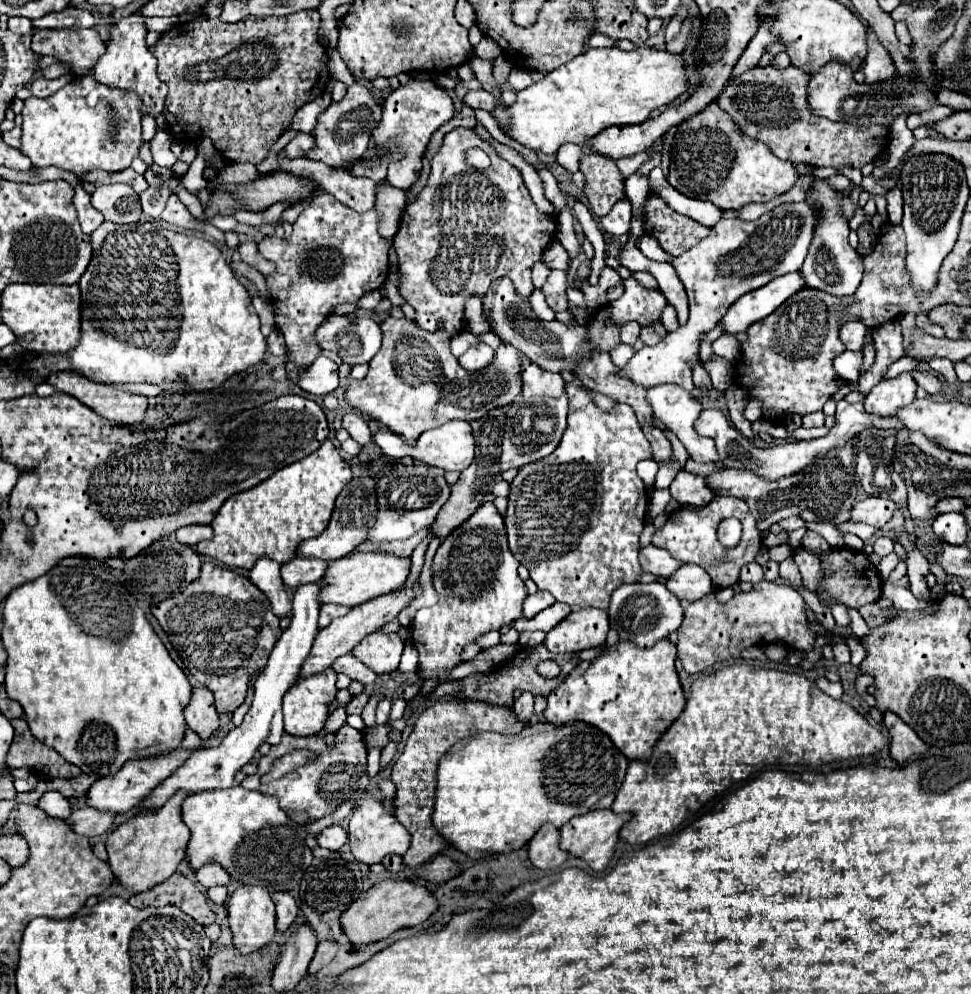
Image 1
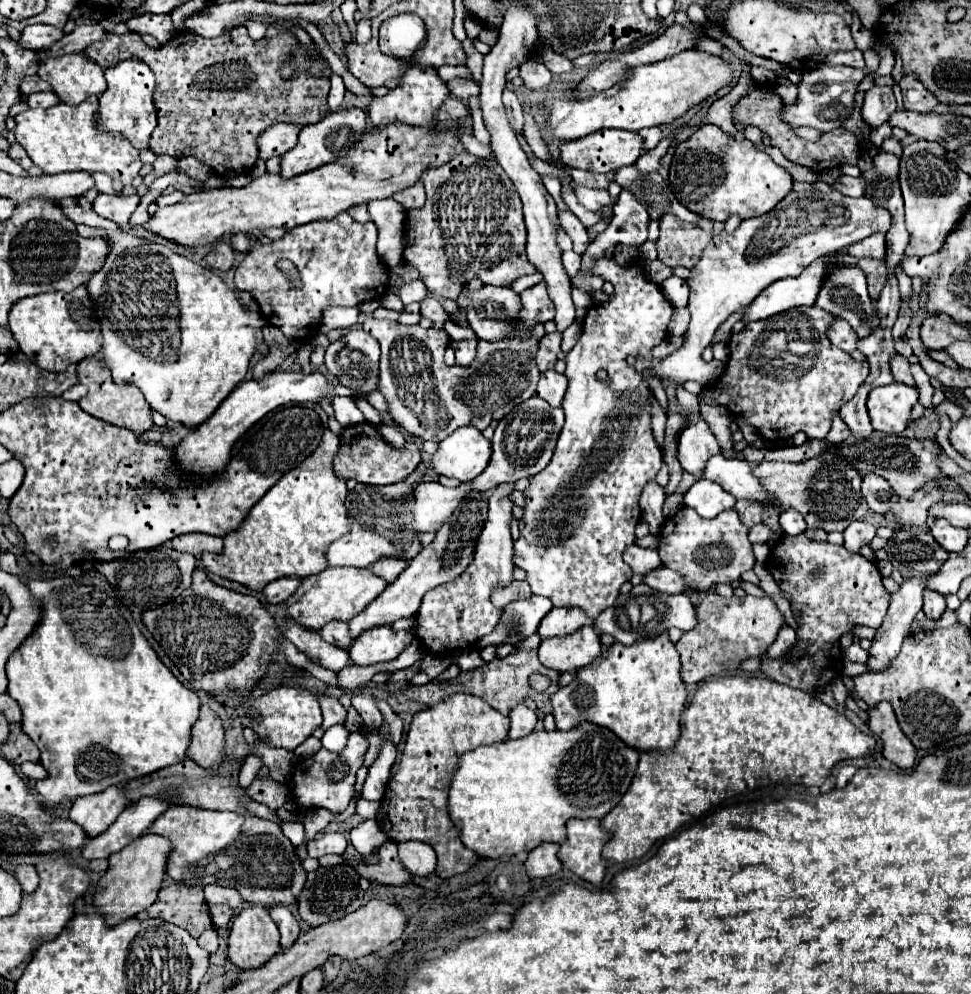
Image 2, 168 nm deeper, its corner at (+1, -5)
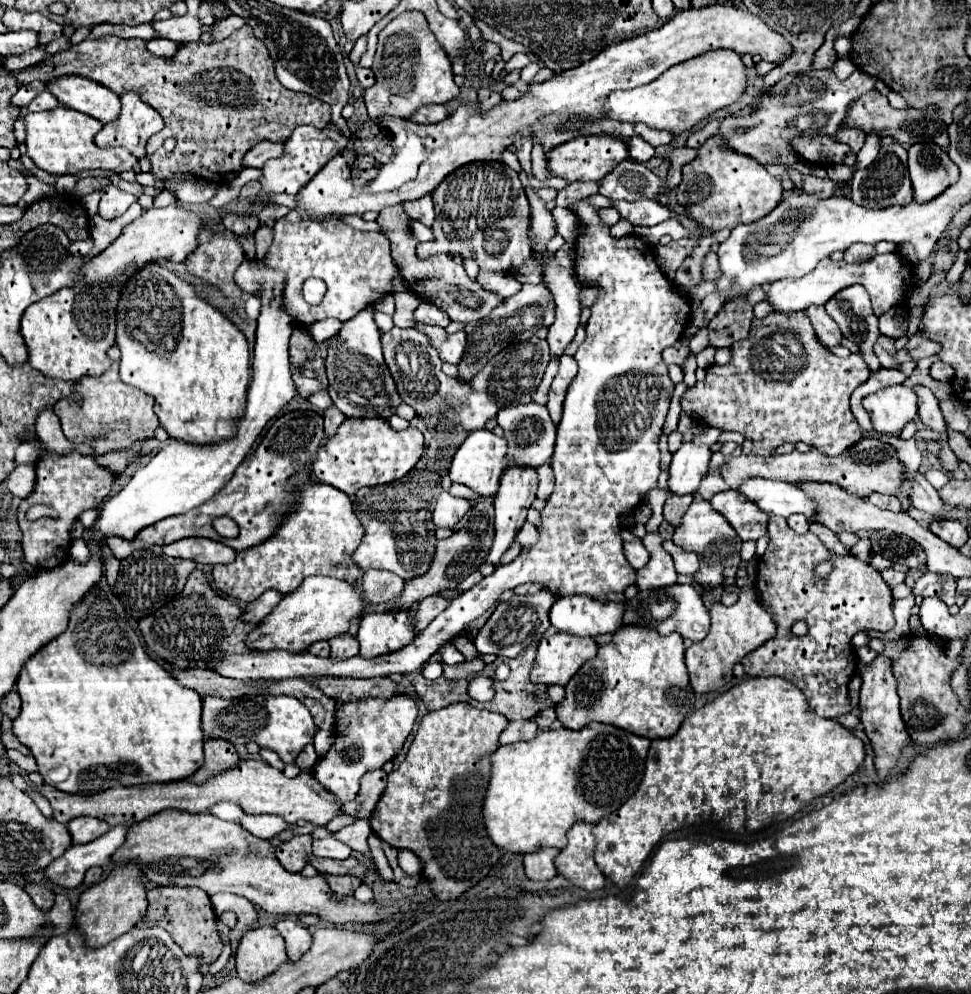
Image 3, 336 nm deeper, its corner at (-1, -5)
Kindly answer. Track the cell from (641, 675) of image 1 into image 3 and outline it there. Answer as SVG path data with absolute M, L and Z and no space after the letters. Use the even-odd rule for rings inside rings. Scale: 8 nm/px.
M624 625L614 633L614 639L608 645L602 645L598 649L598 655L592 661L586 661L580 667L580 671L570 679L570 683L566 685L566 697L556 705L556 715L566 729L582 729L592 721L602 721L652 741L652 739L672 737L692 709L694 709L694 691L690 687L684 665L682 637L676 633L662 637L646 627Z

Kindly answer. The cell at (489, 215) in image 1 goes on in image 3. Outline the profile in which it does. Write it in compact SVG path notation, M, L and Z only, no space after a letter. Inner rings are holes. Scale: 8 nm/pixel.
M476 161L458 167L448 175L434 191L436 223L432 225L434 239L418 243L416 253L420 259L428 259L436 253L460 253L466 259L474 259L484 271L516 271L530 257L528 239L528 199L518 173L498 161Z

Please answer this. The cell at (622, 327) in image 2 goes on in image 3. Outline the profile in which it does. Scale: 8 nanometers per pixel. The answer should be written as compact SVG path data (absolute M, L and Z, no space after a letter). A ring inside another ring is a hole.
M586 201L578 203L576 215L580 217L580 235L576 239L576 275L584 285L602 287L604 293L592 305L592 315L586 325L586 339L578 347L574 359L578 363L578 375L568 387L562 421L558 423L556 449L552 455L552 473L554 473L554 491L546 499L546 507L540 511L542 521L538 525L538 541L522 551L512 563L496 567L496 571L484 577L476 587L452 599L450 607L444 609L408 647L380 655L374 659L362 659L360 655L332 661L332 657L316 657L308 651L290 653L290 651L254 651L248 655L220 655L216 673L234 679L318 679L318 677L336 677L336 679L372 679L388 677L392 673L412 673L420 669L438 647L452 641L462 629L466 629L474 619L478 619L486 609L494 607L500 593L514 589L522 583L540 583L544 591L554 597L568 595L586 595L596 601L606 603L608 593L620 593L634 583L636 571L626 561L622 553L620 521L626 511L636 507L644 495L658 485L660 475L660 449L658 439L666 421L670 395L674 383L668 377L668 367L662 361L662 349L670 347L682 337L684 329L690 323L690 303L688 297L678 293L674 285L666 279L660 267L654 261L652 247L640 237L628 235L614 239L608 233L598 217L598 209Z

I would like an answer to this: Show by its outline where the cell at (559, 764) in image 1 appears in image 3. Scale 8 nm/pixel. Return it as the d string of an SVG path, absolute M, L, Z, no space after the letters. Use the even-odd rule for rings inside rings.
M590 723L580 731L558 729L542 731L530 741L516 741L514 745L500 745L492 753L492 775L484 797L482 819L488 837L496 847L510 853L532 853L544 847L566 847L566 833L576 821L598 823L602 817L614 813L636 791L650 739L626 733L614 725Z

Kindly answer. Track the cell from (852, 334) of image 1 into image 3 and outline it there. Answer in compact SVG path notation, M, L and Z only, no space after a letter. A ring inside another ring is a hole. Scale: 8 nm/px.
M808 307L806 309L806 315L810 317L812 321L812 327L818 335L818 339L826 345L826 347L836 347L842 343L844 335L840 335L840 327L836 327L836 321L826 313L824 307Z

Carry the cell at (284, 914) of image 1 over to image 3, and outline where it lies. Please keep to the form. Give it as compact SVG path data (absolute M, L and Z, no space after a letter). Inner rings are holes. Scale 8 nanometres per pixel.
M280 919L276 923L276 929L280 931L280 935L286 941L286 953L288 953L290 961L298 961L310 949L312 937L304 925L300 925L292 919Z

